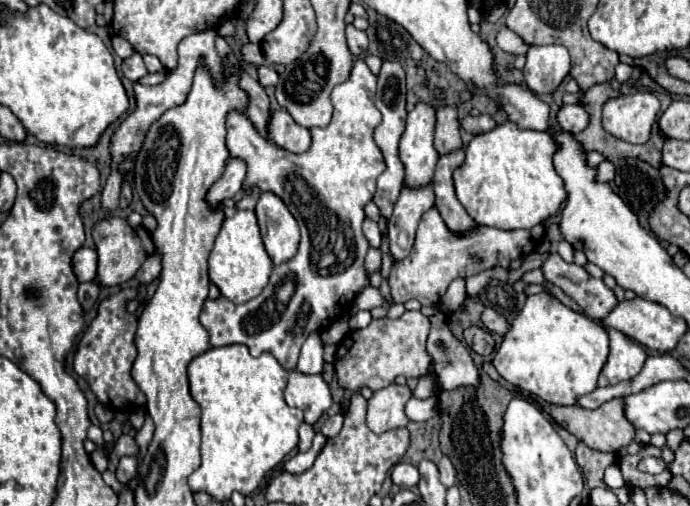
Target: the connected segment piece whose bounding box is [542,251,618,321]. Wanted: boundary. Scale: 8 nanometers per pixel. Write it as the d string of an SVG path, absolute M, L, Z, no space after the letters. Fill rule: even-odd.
M556 251L550 253L542 271L548 283L560 287L594 321L604 319L618 303L612 289L608 289L602 279L594 279L576 263L566 263Z

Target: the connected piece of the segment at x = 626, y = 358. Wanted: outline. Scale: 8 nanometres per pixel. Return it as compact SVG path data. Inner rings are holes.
M606 329L610 335L610 355L600 373L598 387L616 385L618 381L628 381L640 373L646 361L646 351L632 339L624 337L616 329Z

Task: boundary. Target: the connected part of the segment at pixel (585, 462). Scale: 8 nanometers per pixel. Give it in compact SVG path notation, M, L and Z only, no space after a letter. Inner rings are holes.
M580 441L576 447L576 461L582 467L582 473L588 479L588 485L600 487L600 485L604 485L604 471L608 465L612 465L616 461L616 455L594 451Z

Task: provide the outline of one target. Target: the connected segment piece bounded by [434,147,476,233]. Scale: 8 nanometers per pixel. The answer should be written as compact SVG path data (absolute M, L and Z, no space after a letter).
M456 149L452 153L446 153L438 159L436 163L436 173L434 173L434 195L436 195L436 209L440 211L442 219L450 227L450 231L460 233L474 229L476 223L474 219L466 213L462 203L456 199L454 193L454 183L452 183L452 171L460 167L464 161L464 149Z

